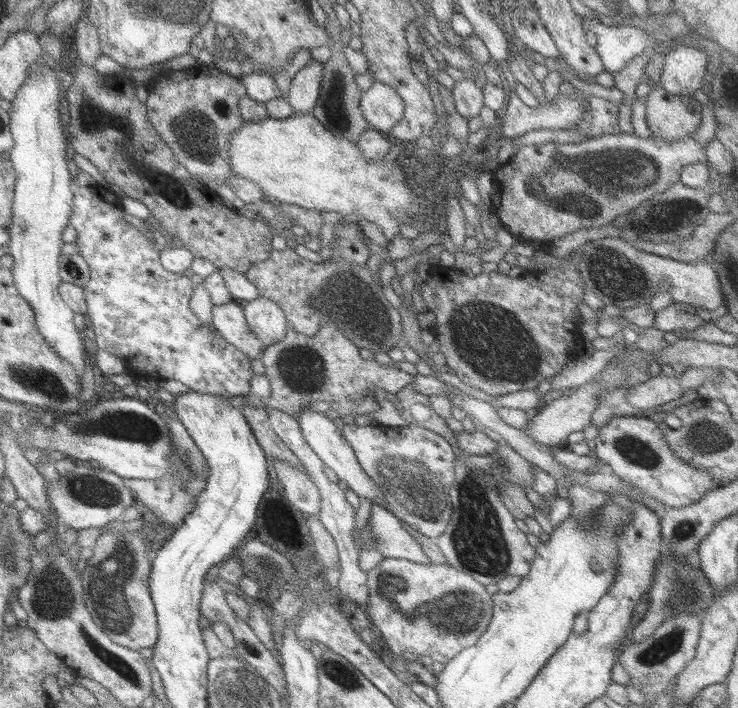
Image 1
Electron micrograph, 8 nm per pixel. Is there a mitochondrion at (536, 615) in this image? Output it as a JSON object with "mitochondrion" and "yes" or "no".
{"mitochondrion":"no"}

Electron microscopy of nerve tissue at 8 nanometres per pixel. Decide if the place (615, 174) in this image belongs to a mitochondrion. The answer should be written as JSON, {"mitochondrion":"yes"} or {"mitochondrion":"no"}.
{"mitochondrion":"yes"}

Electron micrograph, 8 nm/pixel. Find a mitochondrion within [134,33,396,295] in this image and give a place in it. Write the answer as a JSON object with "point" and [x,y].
{"point":[193,132]}

